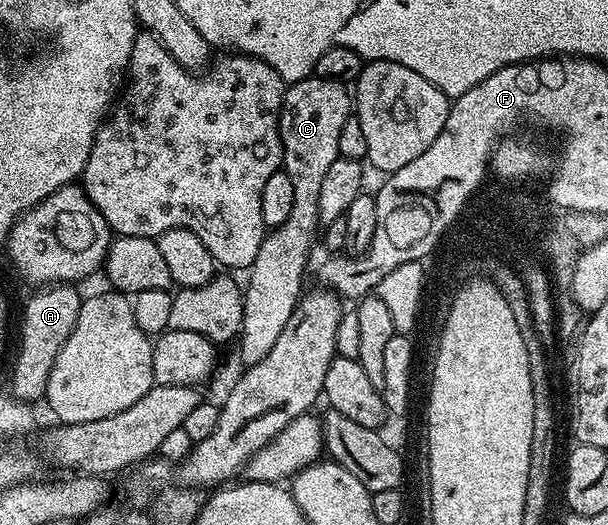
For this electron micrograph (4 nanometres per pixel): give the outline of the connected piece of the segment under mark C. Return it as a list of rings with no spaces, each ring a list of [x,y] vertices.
[[[310,76],[301,81],[293,81],[285,88],[284,102],[280,108],[280,142],[284,159],[282,171],[290,175],[294,183],[294,203],[286,223],[276,229],[265,232],[262,247],[254,255],[254,263],[247,270],[248,286],[243,286],[244,314],[242,327],[238,334],[240,341],[241,366],[262,363],[274,347],[282,327],[296,310],[296,302],[302,296],[300,280],[304,277],[304,268],[308,265],[308,256],[312,253],[312,240],[317,240],[321,228],[318,211],[318,195],[322,195],[322,182],[326,171],[340,156],[338,135],[346,119],[353,116],[354,101],[339,81]]]

